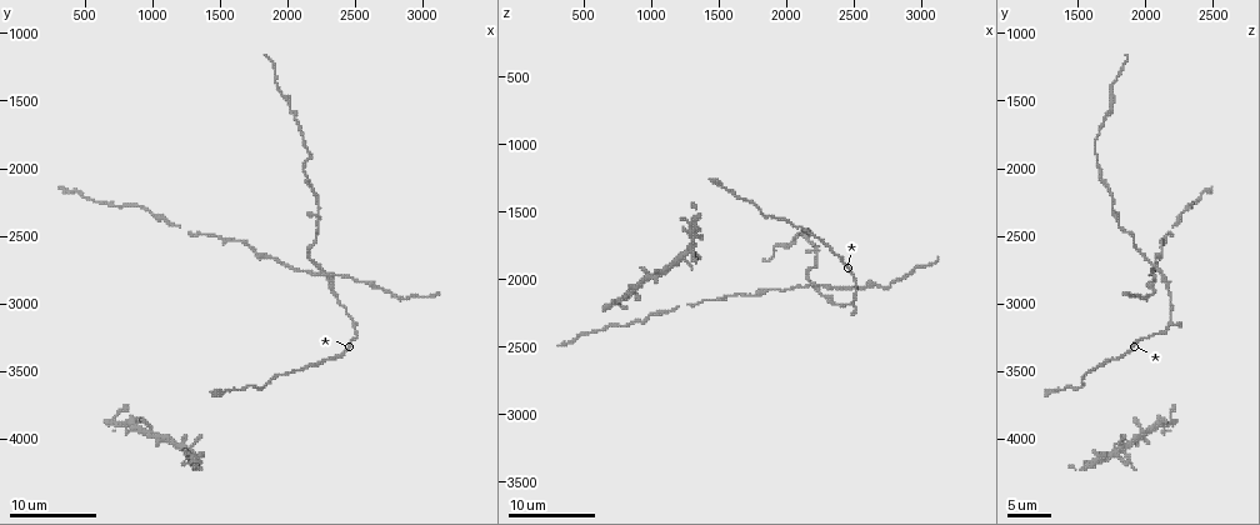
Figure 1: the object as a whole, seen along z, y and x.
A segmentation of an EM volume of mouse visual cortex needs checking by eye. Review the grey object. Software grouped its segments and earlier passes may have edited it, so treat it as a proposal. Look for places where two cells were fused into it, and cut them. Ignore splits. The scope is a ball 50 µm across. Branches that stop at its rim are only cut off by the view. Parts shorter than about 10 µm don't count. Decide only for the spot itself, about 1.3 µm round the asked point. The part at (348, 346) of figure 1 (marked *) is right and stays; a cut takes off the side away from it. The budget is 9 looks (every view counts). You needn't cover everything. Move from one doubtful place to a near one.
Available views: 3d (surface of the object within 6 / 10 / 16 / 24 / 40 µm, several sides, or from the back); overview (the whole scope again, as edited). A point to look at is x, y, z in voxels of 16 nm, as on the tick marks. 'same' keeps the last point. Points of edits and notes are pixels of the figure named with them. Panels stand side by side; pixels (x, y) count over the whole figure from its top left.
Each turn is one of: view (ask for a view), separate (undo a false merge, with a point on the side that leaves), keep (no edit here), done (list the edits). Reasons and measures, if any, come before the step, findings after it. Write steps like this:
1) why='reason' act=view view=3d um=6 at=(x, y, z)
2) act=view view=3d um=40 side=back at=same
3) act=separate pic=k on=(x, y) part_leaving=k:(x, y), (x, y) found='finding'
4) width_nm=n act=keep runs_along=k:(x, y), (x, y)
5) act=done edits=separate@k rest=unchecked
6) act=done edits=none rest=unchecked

why='sudden change in width' act=view view=3d um=16 at=(1760, 2620, 2100)

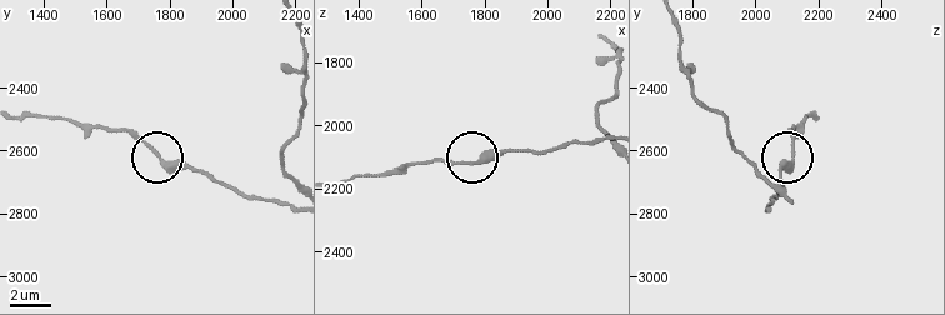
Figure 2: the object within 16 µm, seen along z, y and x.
width_nm=230 act=keep runs_along=2:(609, 139), (539, 153), (504, 149), (468, 164), (435, 159) found='all the same cell'

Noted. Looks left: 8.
why='thick turns thin' act=view view=3d um=10 at=(1040, 2360, 2280)

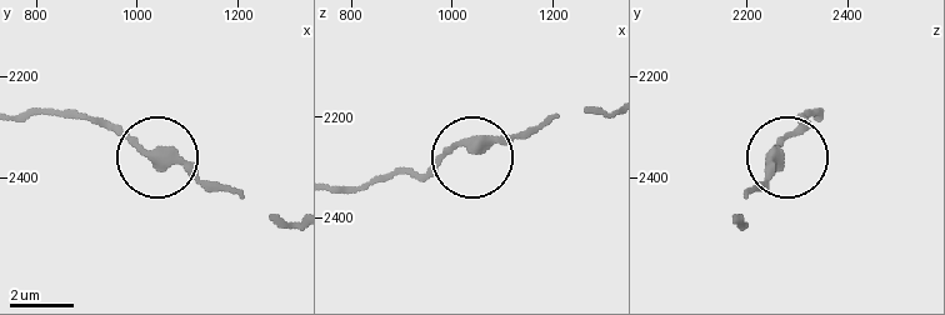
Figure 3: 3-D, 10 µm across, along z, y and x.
act=keep runs_along=3:(288, 226), (143, 150), (105, 119) found='continuous, no second cell'

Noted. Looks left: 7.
why='a fork' act=view view=3d um=6 at=(2240, 2720, 2080)

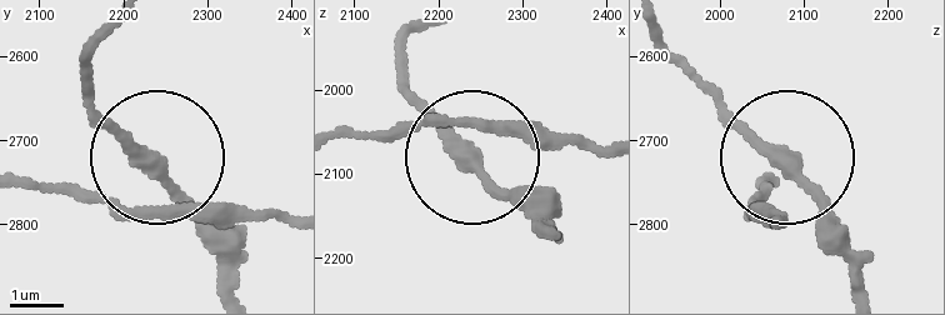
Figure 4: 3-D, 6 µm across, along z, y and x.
width_nm=230 act=keep runs_along=4:(556, 233), (399, 76) found='continuous, no second cell'

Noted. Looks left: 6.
act=view view=3d um=6 at=(2480, 3140, 2180)

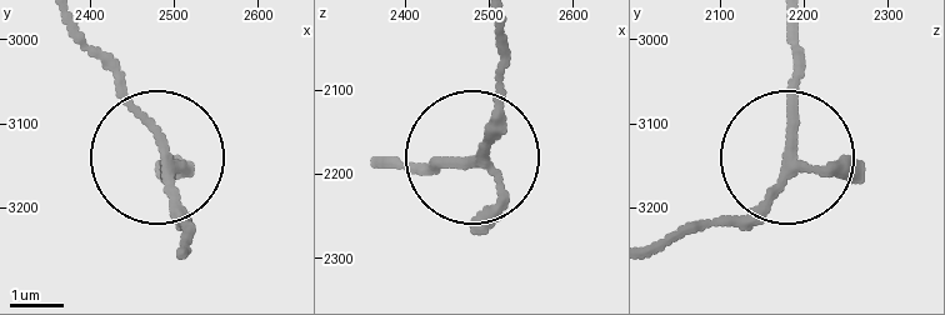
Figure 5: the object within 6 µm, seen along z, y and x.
act=view view=3d um=6 side=back at=(2490, 3130, 2190)

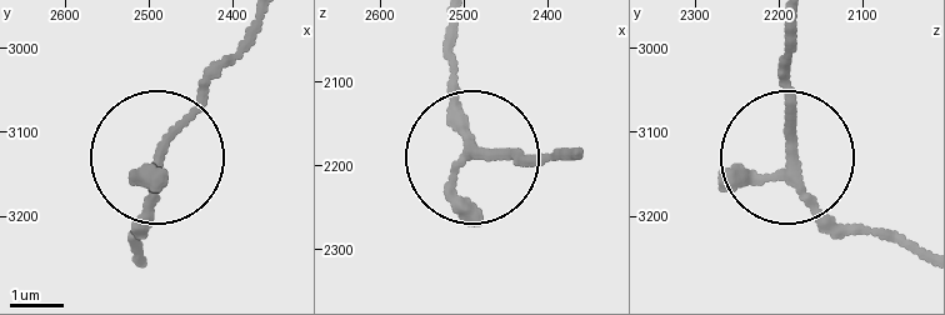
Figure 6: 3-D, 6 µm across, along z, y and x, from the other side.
act=keep runs_along=6:(140, 253), (166, 140), (238, 50) found='all the same cell'

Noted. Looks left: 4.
act=done edits=none rest=unchecked

